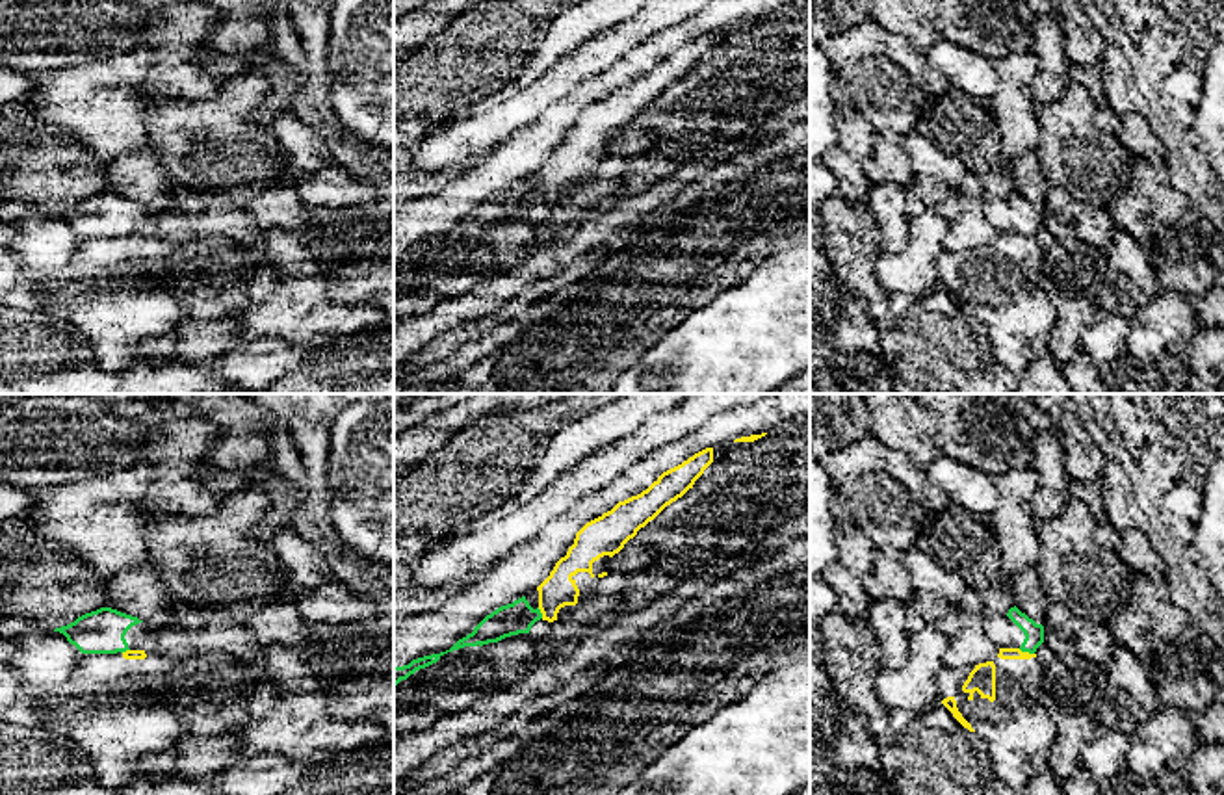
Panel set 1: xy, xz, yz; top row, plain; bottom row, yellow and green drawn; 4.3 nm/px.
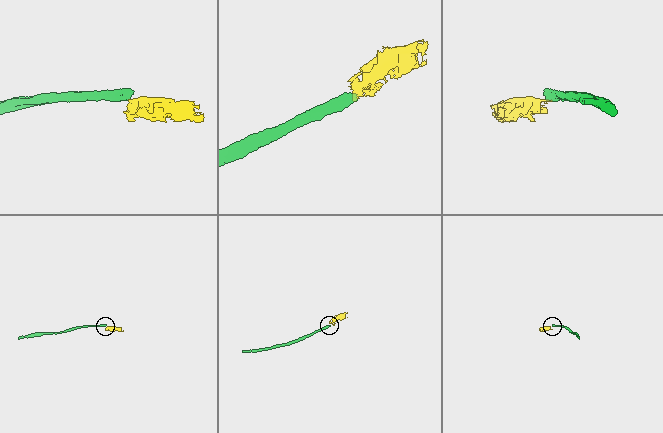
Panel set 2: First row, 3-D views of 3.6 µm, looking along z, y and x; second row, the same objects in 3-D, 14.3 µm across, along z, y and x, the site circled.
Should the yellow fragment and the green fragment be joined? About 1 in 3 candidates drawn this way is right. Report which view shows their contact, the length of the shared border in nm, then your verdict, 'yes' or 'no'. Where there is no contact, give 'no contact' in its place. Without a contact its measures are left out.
yz | 80 nm | no

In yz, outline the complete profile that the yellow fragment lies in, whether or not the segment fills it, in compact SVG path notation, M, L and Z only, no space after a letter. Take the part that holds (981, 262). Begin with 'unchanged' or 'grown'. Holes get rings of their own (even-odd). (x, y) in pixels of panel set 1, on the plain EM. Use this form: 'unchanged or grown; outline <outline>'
unchanged; outline M994 245L979 247L970 256L968 264L962 269L962 275L968 277L968 284L973 284L977 275L981 282L996 284L996 249Z

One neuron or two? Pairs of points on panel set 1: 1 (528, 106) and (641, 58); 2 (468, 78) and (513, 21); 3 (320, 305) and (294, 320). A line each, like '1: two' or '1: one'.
1: two
2: one
3: one

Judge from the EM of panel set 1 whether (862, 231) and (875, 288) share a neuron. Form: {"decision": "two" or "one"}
{"decision": "one"}

